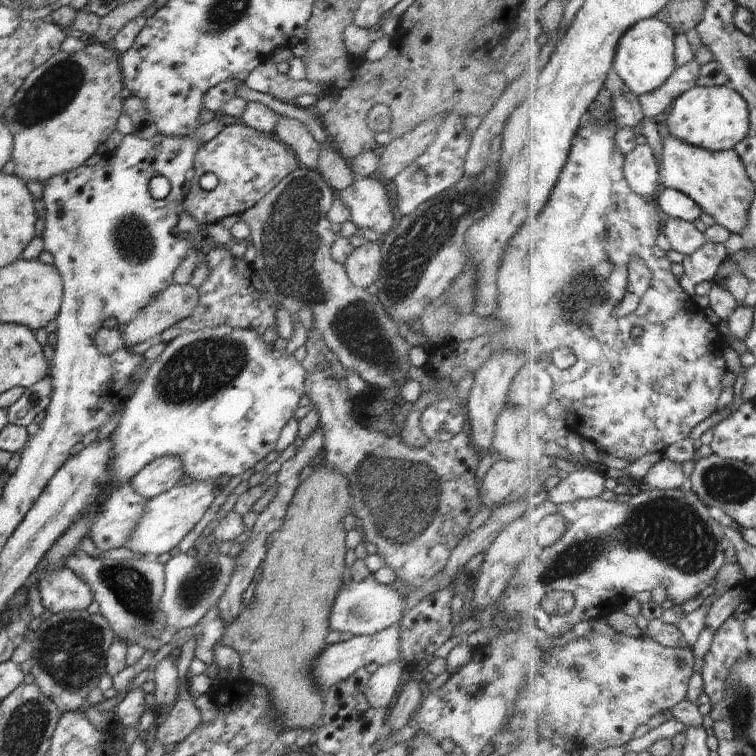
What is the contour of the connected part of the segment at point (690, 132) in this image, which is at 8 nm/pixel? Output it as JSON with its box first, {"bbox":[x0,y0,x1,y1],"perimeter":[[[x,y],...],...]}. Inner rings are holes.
{"bbox":[667,85,753,152],"perimeter":[[[698,85],[689,90],[673,104],[667,116],[667,126],[672,136],[688,141],[691,145],[718,152],[735,150],[753,130],[748,101],[731,85]]]}

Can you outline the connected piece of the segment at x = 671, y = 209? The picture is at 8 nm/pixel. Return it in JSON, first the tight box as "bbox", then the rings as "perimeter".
{"bbox":[659,187,705,222],"perimeter":[[[663,187],[659,193],[661,208],[665,215],[696,222],[705,210],[688,193],[680,189]]]}

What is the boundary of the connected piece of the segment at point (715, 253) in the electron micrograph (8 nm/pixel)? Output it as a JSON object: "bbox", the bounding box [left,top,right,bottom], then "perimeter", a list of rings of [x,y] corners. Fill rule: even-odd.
{"bbox":[683,242,730,294],"perimeter":[[[708,242],[696,254],[687,255],[683,264],[685,267],[684,288],[690,294],[696,294],[696,286],[706,281],[715,282],[720,266],[729,258],[730,252],[724,243]]]}

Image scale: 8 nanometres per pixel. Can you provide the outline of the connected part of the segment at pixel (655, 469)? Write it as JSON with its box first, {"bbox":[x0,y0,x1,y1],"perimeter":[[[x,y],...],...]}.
{"bbox":[643,458,686,489],"perimeter":[[[662,458],[649,470],[643,481],[645,487],[652,489],[679,489],[686,482],[686,472],[682,463]]]}

